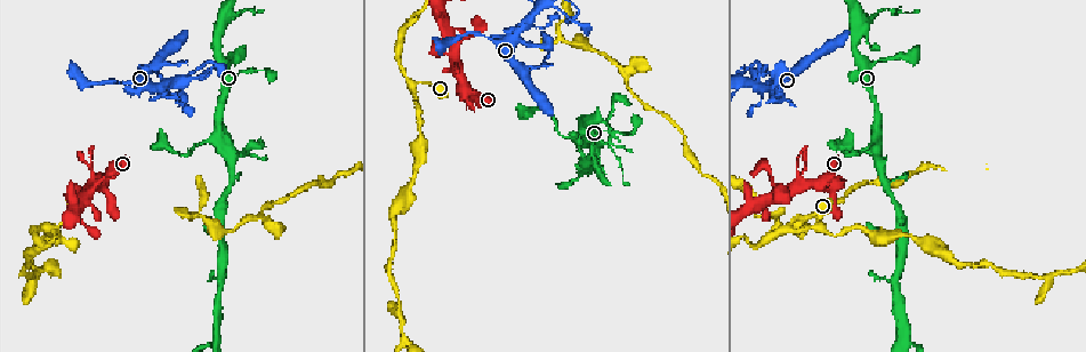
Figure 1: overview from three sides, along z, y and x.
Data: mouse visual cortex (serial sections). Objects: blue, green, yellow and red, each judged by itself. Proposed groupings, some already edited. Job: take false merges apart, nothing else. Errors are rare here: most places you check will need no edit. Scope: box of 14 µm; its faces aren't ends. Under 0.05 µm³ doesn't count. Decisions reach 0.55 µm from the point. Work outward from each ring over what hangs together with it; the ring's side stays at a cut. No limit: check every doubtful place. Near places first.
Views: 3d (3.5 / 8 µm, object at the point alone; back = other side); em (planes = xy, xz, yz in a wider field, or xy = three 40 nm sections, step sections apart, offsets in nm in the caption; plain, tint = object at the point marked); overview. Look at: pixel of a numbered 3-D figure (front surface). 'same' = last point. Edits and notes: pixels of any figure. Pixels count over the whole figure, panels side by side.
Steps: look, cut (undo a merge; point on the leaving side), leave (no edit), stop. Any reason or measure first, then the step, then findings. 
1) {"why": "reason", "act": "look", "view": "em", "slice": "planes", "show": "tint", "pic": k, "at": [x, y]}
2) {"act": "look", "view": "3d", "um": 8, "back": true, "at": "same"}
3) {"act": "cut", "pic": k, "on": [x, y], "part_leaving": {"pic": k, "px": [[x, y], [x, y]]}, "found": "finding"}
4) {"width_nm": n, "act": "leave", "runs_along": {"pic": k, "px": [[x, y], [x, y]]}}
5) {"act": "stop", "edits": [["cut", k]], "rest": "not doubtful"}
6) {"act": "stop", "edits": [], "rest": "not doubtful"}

{"why": "sharp bend", "act": "look", "view": "3d", "um": 3.5, "pic": 1, "at": [820, 228]}

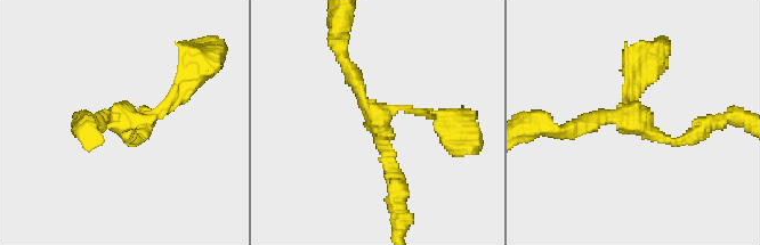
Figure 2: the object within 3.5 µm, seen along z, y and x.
{"arms": 3, "arm_widths_nm": [100, 150, 200], "act": "look", "view": "em", "slice": "planes", "show": "tint", "pic": 2, "at": [126, 117]}

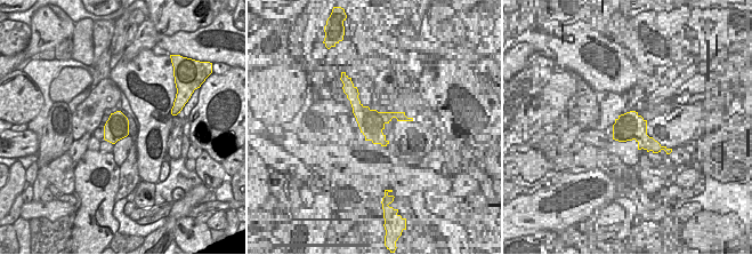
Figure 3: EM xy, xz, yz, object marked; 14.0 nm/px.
{"act": "leave", "runs_along": {"pic": 2, "px": [[445, 121], [413, 109], [382, 115], [393, 177]]}, "found": "one cell here"}

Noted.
{"why": "three arms meet", "act": "look", "view": "em", "slice": "xy", "step": 3, "show": "tint", "pic": 1, "at": [1076, 270]}

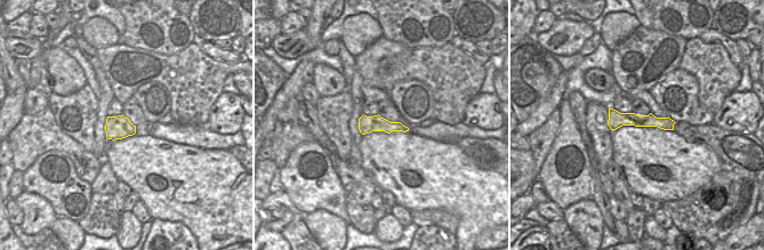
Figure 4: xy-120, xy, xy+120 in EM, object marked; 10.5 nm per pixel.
{"why": "wider look", "act": "look", "view": "3d", "um": 3.5, "at": "same"}

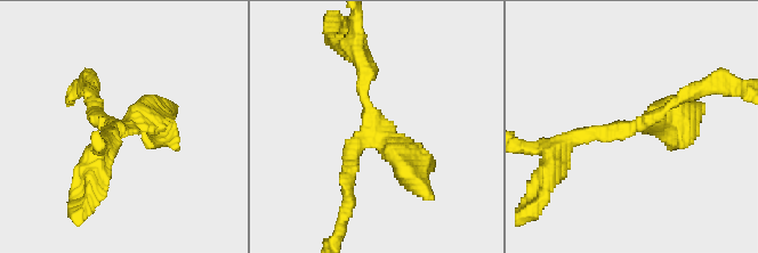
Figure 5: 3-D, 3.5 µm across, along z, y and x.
{"arm_widths_nm": [150, 200, 400], "act": "leave", "found": "one cell here"}

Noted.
{"why": "abrupt turn", "act": "look", "view": "3d", "um": 3.5, "pic": 1, "at": [610, 144]}

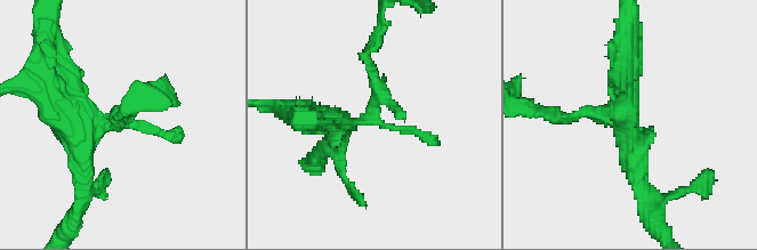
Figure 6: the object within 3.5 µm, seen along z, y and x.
{"act": "leave", "runs_along": {"pic": 6, "px": [[307, 118], [364, 121], [375, 112], [371, 50]]}, "found": "all the same cell"}

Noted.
{"act": "stop", "edits": [], "rest": "not doubtful"}

